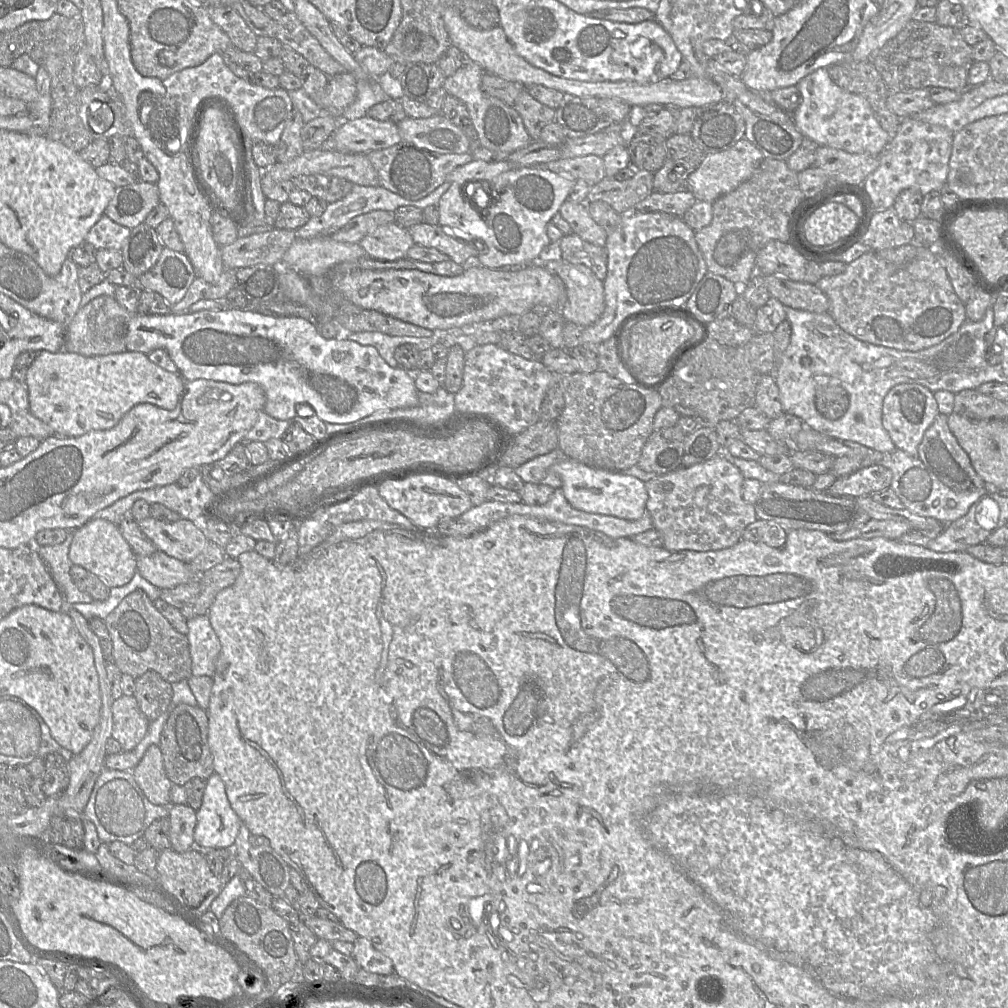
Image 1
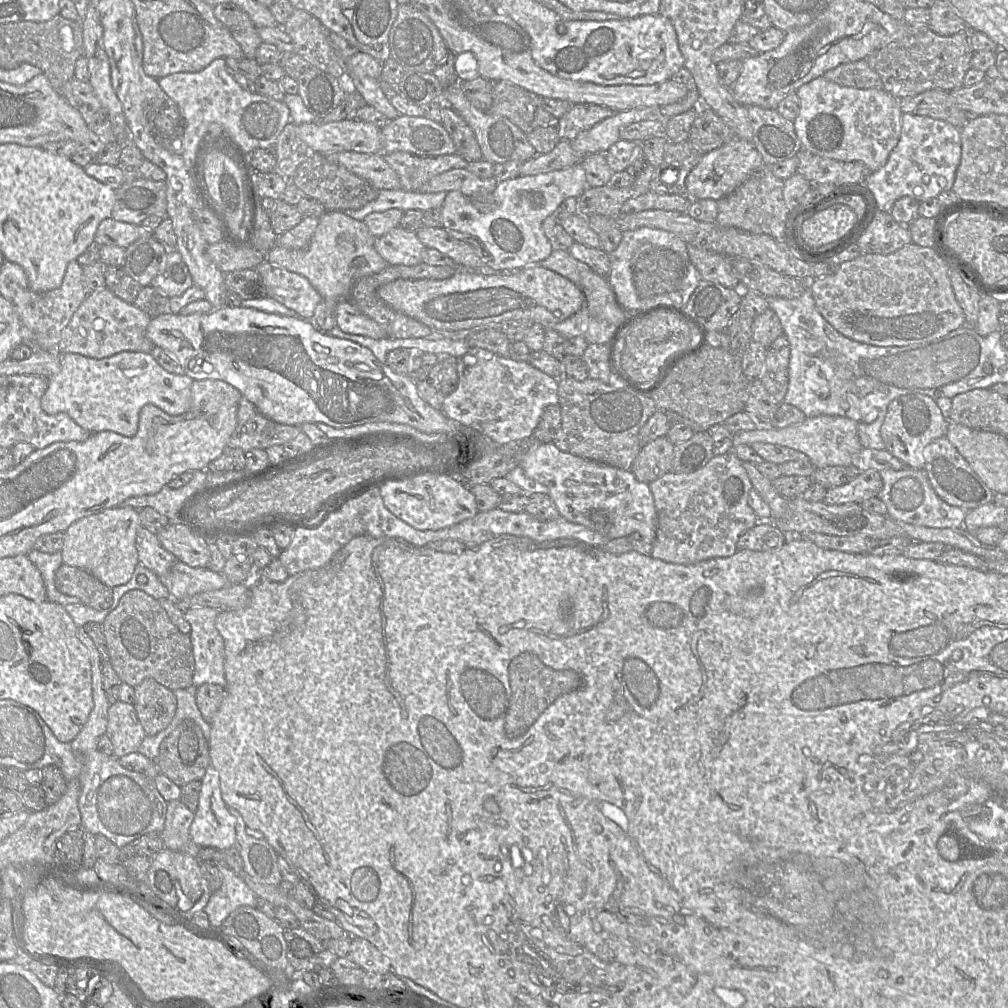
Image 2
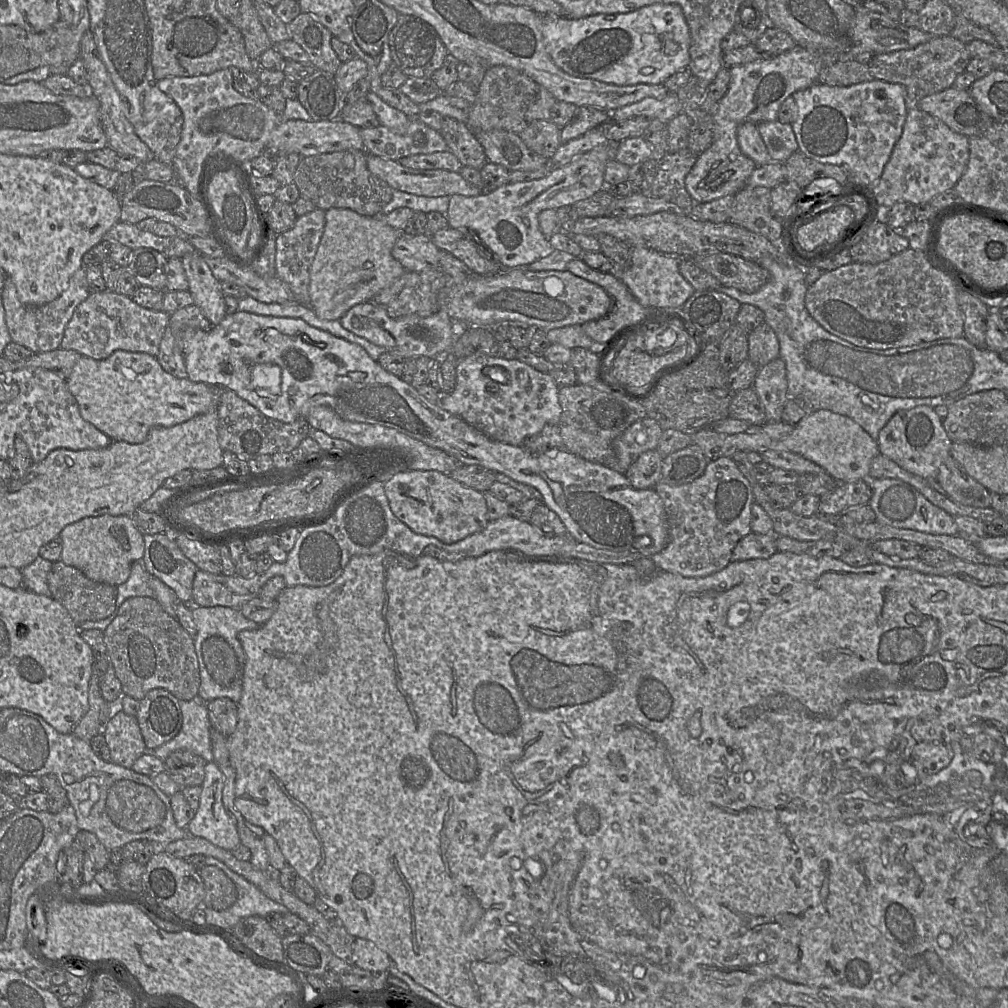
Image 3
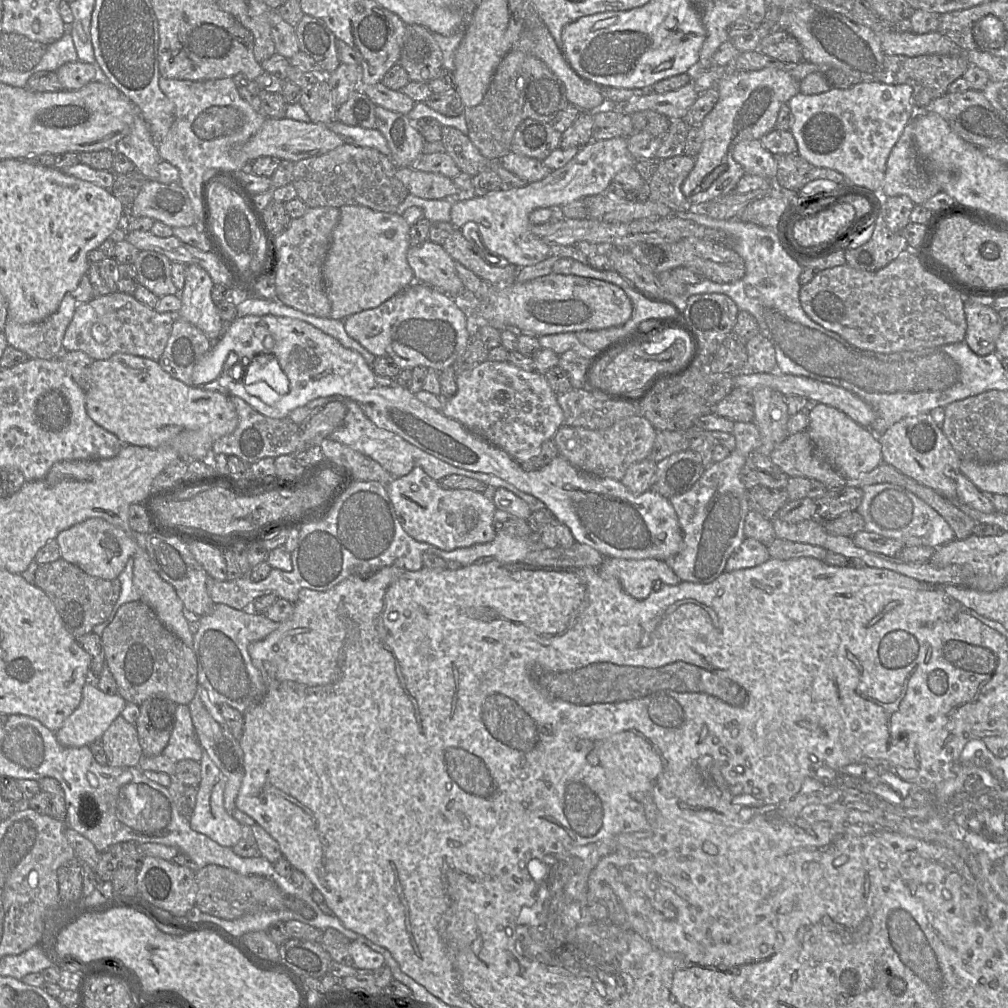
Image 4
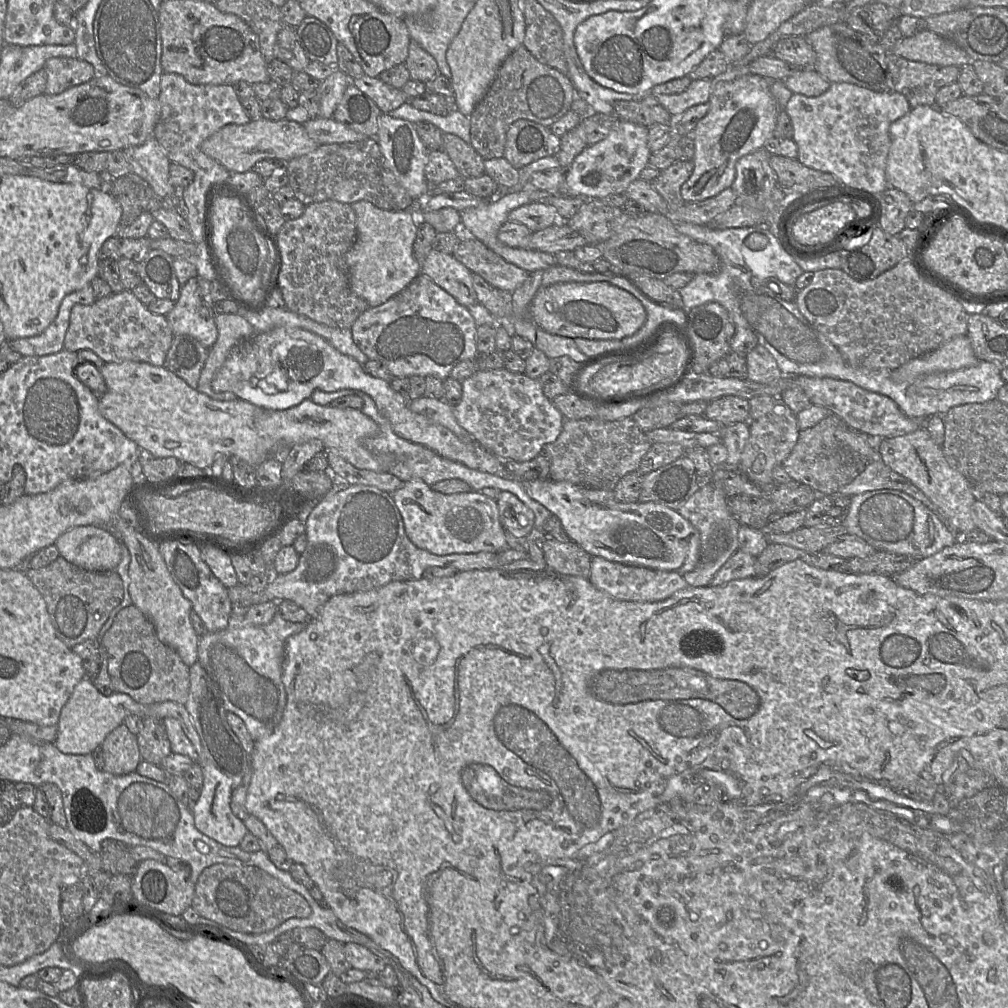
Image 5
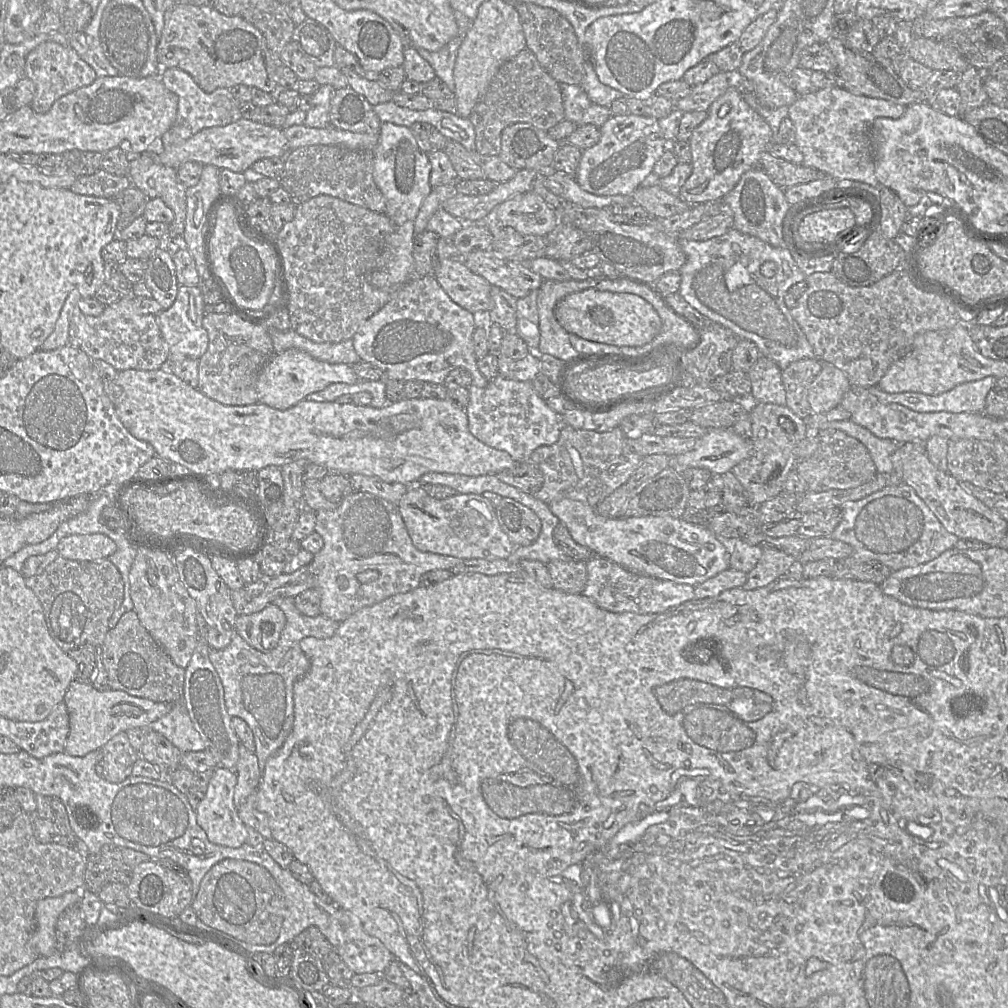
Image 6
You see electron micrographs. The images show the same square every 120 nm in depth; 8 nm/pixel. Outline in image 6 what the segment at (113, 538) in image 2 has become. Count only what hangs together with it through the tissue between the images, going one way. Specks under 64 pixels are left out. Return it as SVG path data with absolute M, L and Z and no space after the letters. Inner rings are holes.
M74 534L63 538L57 551L61 557L76 561L108 559L117 550L115 542L104 534Z

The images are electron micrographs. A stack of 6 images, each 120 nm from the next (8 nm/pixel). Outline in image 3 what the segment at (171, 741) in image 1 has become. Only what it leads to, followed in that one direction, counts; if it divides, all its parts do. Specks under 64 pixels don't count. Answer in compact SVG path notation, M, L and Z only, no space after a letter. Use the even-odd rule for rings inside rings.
M188 750L172 752L164 760L164 772L181 788L201 786L205 777L206 761Z

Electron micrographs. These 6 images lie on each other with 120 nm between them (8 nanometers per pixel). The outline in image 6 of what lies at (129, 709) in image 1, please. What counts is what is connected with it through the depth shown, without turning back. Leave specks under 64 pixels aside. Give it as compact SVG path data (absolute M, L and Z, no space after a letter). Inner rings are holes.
M120 732L103 747L102 777L110 783L120 783L132 775L134 763L140 757L133 749L126 732Z

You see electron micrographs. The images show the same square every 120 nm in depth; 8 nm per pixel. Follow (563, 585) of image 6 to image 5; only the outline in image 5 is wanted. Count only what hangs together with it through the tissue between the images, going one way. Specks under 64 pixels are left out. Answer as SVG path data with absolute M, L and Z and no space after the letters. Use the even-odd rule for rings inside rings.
M549 539L541 541L541 549L546 569L562 575L589 578L592 556L573 541L560 542Z

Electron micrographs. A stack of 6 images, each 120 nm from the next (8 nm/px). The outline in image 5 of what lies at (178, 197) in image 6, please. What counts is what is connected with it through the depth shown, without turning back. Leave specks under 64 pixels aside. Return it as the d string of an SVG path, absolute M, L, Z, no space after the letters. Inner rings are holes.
M153 135L143 144L122 151L132 171L147 181L159 198L176 197L179 190L169 179L171 161Z

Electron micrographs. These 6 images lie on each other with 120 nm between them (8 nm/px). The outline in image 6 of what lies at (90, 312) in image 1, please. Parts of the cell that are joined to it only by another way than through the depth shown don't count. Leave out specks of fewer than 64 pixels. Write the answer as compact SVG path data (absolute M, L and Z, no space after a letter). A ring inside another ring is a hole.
M123 296L106 306L100 316L85 315L76 305L70 317L68 344L81 349L92 359L109 363L117 371L167 368L169 346L161 334L157 317L136 313L132 296Z

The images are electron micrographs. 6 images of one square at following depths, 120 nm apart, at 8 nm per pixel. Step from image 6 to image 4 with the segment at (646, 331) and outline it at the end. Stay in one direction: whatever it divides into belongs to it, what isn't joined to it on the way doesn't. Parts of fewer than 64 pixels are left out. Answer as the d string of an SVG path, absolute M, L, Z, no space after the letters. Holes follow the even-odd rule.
M551 273L524 283L484 285L477 316L520 328L536 337L565 332L601 330L624 325L632 316L633 305L617 285L576 275Z

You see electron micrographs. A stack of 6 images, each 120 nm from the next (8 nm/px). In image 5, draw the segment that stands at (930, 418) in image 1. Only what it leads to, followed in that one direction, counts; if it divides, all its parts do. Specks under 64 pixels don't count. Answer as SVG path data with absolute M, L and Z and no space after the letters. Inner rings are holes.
M924 426L903 436L883 438L877 457L919 488L933 502L938 516L955 534L964 534L977 528L971 512L976 500L972 494L972 484L948 464L942 447L933 441Z

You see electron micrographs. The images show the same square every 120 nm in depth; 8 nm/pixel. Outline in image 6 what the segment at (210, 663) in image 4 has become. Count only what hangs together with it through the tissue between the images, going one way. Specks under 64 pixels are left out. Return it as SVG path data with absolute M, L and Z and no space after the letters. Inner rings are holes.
M280 597L273 602L285 614L286 625L281 632L278 645L269 652L261 652L250 646L234 630L230 644L222 650L209 650L209 659L214 666L224 689L224 700L228 714L231 717L243 719L250 727L255 743L255 755L259 769L262 772L267 760L274 755L290 735L294 722L293 686L310 669L310 661L300 648L300 641L305 637L326 639L332 637L340 626L340 622L329 619L322 614L315 617L303 615L294 604L294 597Z

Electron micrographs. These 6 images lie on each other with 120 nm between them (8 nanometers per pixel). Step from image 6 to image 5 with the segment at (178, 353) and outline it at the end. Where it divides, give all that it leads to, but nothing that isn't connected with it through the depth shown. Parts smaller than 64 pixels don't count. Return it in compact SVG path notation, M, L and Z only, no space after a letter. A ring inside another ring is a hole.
M196 276L181 286L174 308L166 315L175 335L188 335L210 349L218 338L210 295L211 282Z

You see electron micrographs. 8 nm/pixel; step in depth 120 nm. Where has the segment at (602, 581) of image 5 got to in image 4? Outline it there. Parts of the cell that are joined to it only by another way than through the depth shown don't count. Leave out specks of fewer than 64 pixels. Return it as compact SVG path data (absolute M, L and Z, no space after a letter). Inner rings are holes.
M605 558L597 570L604 577L617 580L627 594L638 600L646 599L661 585L681 582L667 563L658 559Z

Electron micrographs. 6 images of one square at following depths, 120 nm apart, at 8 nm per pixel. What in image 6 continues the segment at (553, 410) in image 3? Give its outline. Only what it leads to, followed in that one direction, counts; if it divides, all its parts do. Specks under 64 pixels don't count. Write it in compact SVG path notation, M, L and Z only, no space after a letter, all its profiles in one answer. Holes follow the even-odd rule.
M497 375L480 388L468 387L469 403L465 408L469 431L482 443L507 452L517 463L530 460L532 452L544 445L555 444L563 427L561 417L547 406L531 382Z

